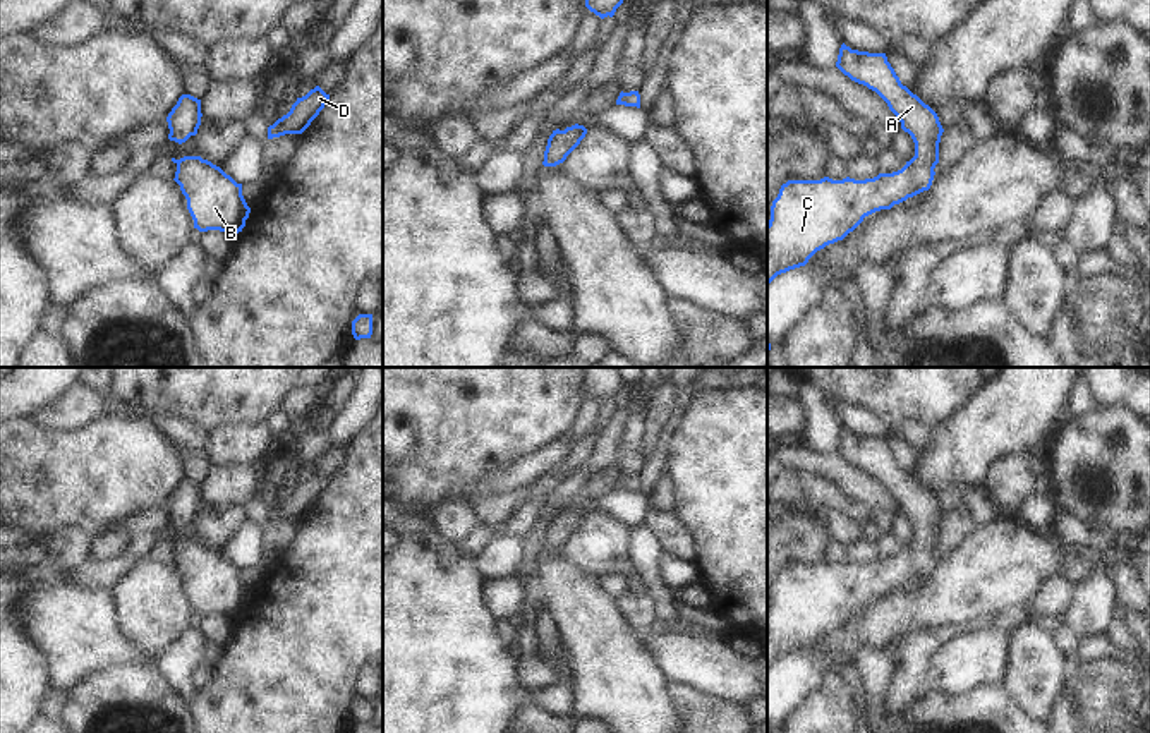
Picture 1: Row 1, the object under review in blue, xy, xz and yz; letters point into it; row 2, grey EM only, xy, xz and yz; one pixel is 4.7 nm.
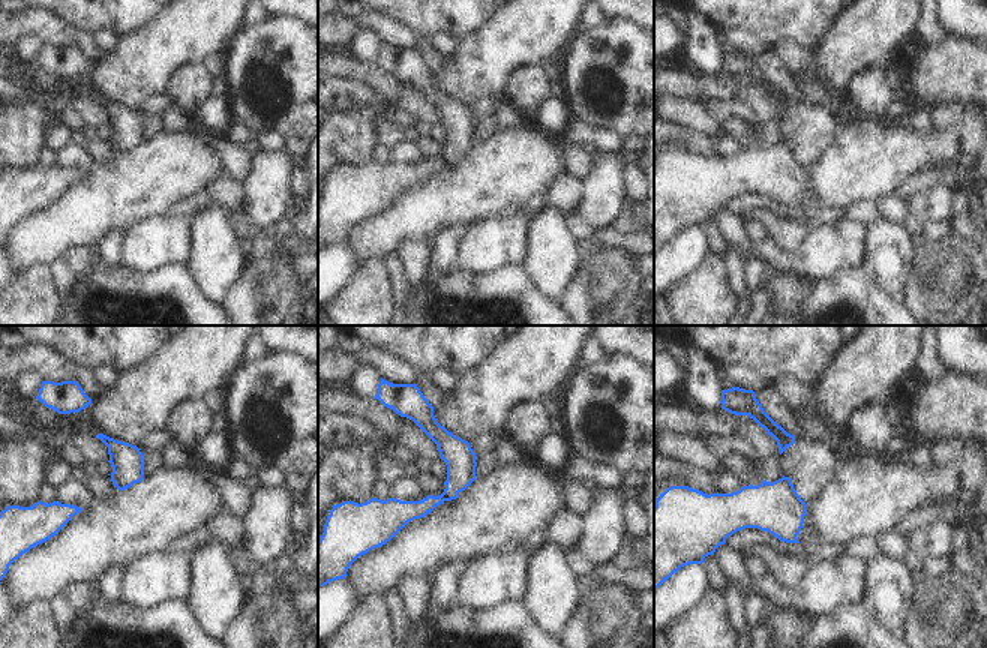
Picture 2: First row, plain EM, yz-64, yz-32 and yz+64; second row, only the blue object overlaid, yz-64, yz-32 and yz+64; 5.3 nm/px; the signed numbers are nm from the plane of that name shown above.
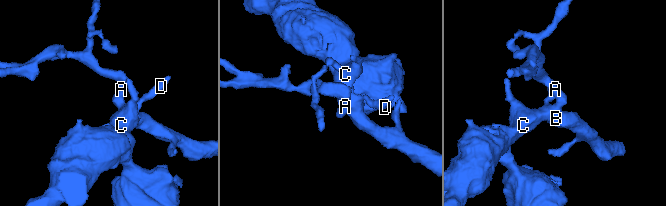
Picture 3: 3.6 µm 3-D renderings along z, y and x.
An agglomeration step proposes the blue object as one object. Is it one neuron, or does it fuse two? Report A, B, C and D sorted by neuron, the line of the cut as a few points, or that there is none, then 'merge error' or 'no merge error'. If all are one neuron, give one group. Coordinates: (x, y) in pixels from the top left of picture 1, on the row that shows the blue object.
A B C D; no cut; no merge error

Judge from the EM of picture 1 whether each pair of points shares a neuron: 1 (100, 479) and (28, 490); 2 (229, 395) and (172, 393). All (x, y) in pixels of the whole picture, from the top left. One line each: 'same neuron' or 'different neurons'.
1: same neuron
2: same neuron

